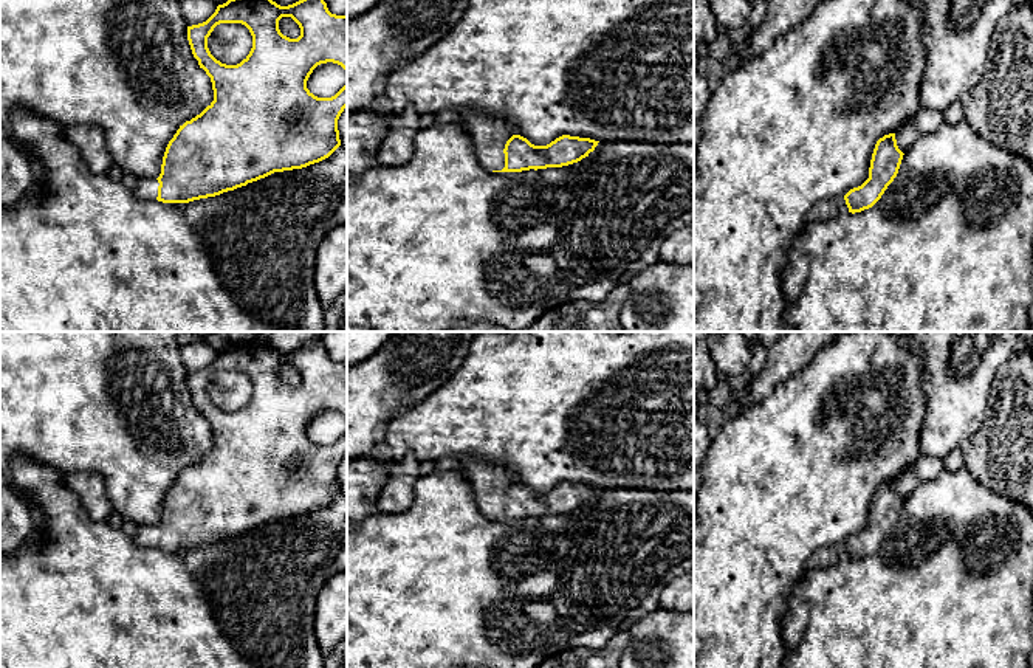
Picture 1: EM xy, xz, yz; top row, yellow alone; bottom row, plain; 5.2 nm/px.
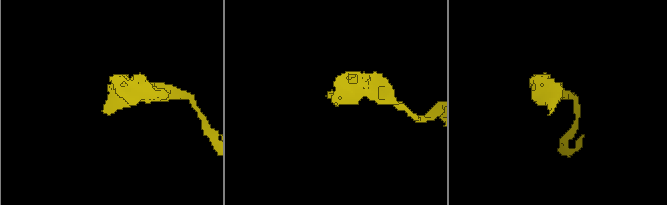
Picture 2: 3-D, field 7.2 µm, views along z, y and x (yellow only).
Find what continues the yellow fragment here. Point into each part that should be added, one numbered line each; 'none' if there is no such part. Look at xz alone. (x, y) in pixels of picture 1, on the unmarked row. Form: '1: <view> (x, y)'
1: xz (491, 481)

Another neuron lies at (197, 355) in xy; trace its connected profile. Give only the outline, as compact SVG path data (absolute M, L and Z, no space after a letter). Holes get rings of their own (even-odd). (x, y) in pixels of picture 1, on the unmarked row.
M200 339L181 347L181 361L187 374L192 374L206 369L217 353L208 339Z

